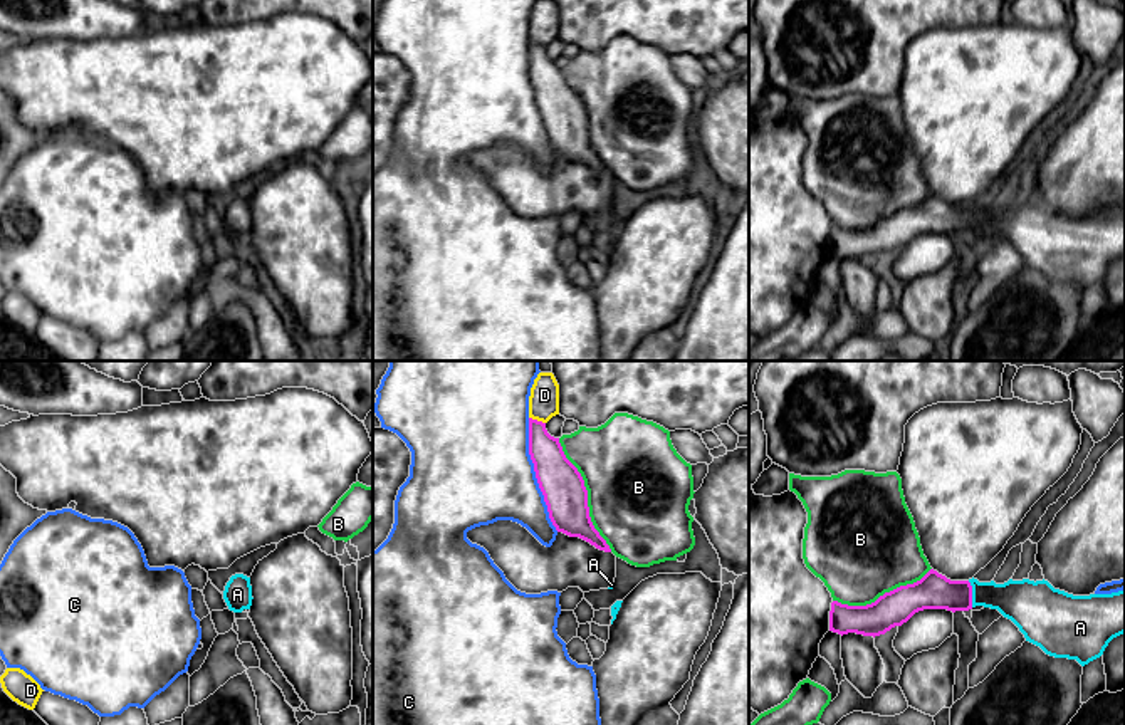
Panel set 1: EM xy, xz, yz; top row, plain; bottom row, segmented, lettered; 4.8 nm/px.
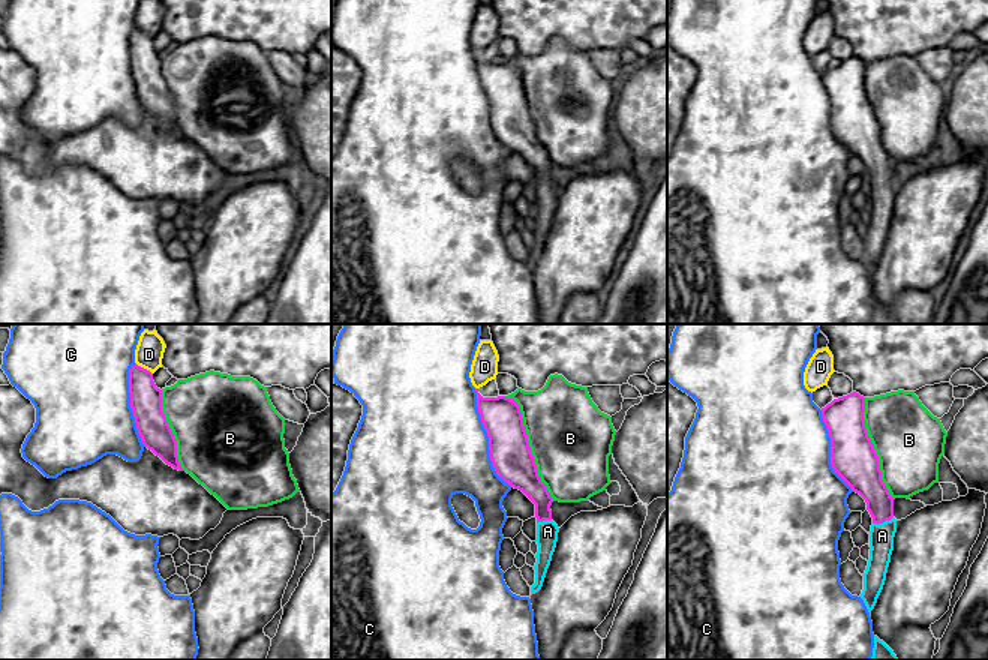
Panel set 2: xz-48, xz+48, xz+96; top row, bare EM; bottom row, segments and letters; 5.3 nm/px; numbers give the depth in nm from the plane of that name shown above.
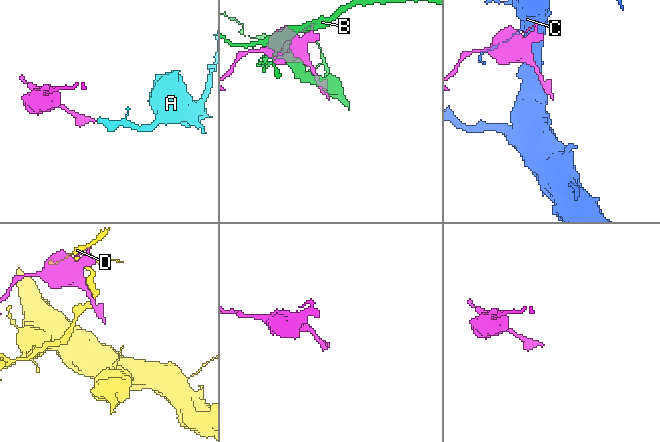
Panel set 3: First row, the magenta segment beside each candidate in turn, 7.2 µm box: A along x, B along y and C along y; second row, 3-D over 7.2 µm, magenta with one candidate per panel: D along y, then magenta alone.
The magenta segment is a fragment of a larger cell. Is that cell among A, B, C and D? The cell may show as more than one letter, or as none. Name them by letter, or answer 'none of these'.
A

